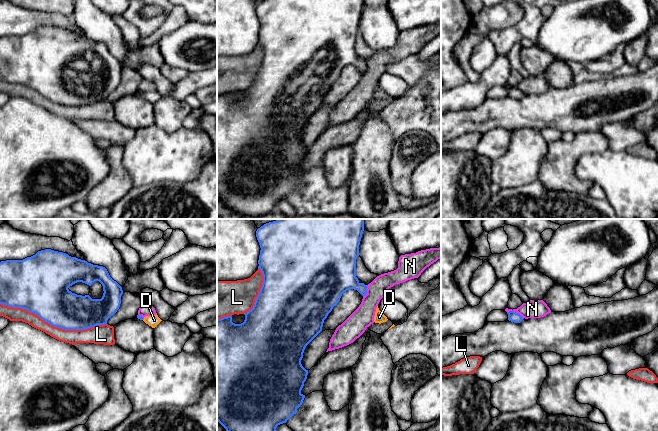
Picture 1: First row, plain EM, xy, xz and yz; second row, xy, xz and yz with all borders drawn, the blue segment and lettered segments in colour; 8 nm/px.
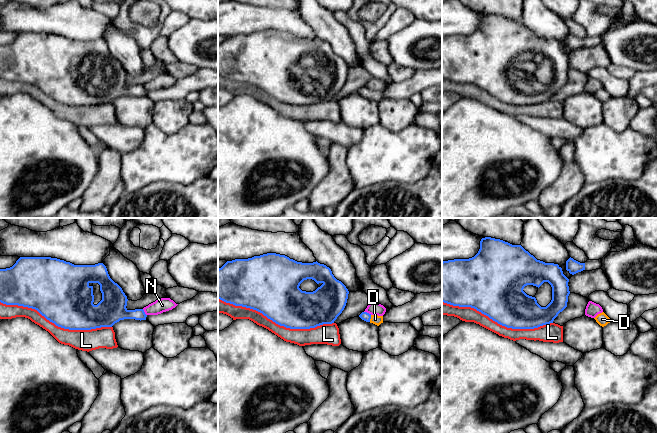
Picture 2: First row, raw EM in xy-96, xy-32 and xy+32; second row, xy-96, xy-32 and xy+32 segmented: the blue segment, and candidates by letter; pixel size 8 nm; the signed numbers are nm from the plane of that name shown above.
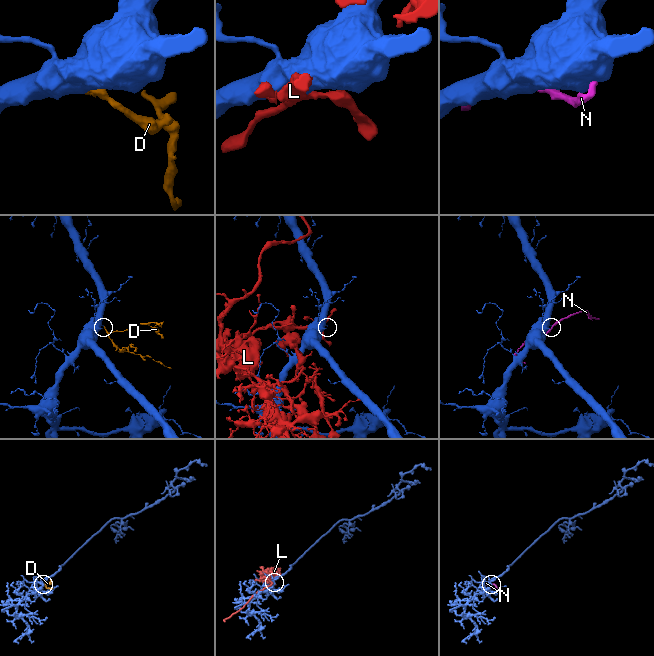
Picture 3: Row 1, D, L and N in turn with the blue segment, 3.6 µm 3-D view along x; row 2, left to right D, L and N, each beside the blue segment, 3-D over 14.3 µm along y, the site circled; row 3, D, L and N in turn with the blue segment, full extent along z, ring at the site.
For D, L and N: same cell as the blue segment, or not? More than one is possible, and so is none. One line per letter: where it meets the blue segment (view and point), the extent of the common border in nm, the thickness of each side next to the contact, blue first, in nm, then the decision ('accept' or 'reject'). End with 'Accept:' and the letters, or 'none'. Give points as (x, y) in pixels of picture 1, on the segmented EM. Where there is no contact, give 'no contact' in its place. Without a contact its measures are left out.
D: contact xy (143, 318); length 30 nm; calibres 30 and 90 nm; accept
L: contact xy (53, 325); length 850 nm; calibres 360 and 110 nm; reject
N: contact yz (515, 312); length 150 nm; calibres 80 and 140 nm; reject
Accept: D

